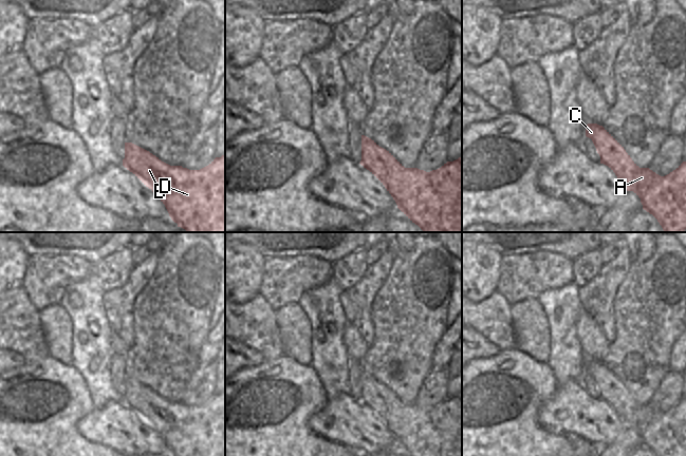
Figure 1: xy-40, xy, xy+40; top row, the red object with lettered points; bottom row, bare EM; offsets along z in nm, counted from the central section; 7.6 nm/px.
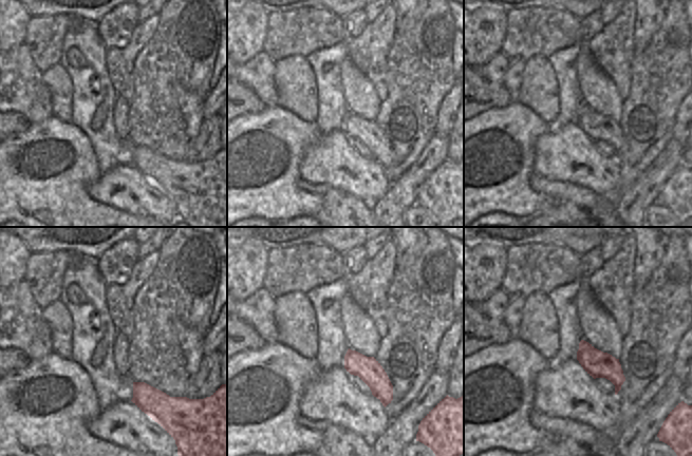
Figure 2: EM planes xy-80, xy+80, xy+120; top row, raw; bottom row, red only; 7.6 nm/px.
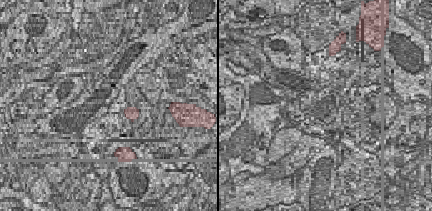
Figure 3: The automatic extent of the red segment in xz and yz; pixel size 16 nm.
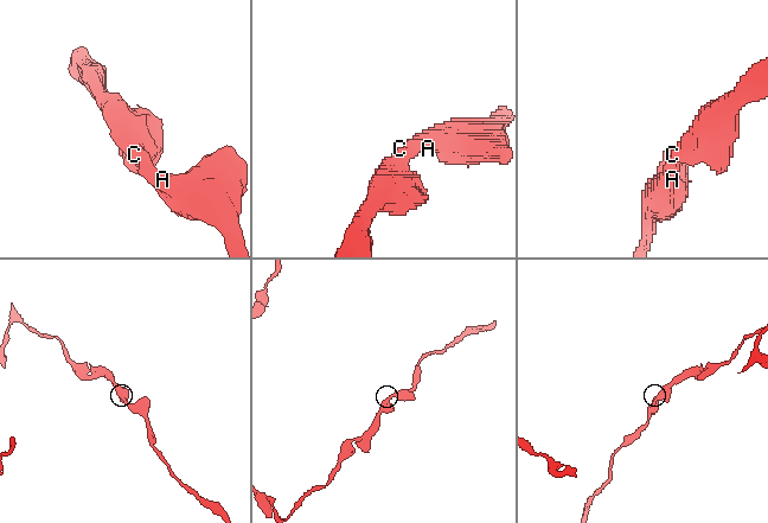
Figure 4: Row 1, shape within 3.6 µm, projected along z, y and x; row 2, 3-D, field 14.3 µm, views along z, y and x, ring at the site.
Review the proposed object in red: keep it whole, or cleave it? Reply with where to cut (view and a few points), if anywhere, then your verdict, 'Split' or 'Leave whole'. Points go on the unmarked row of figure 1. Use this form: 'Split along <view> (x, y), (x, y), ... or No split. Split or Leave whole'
No split. Leave whole.

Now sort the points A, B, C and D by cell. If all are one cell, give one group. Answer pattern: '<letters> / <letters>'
A B C D

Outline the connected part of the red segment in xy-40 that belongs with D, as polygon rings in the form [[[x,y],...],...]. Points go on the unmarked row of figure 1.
[[[125,379],[123,402],[165,441],[171,456],[225,456],[225,390],[200,406],[170,402],[149,387]]]

